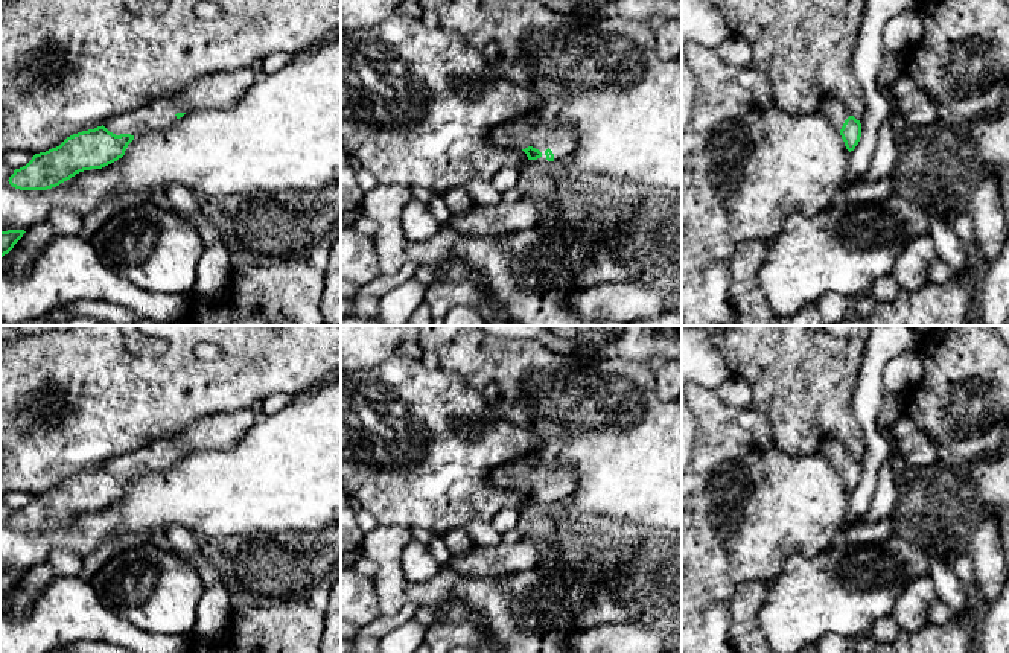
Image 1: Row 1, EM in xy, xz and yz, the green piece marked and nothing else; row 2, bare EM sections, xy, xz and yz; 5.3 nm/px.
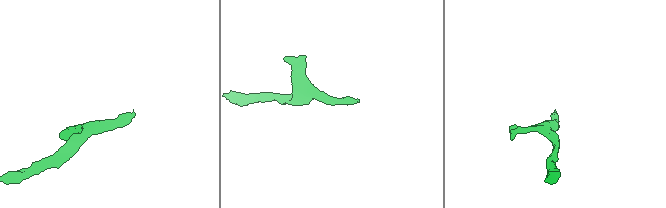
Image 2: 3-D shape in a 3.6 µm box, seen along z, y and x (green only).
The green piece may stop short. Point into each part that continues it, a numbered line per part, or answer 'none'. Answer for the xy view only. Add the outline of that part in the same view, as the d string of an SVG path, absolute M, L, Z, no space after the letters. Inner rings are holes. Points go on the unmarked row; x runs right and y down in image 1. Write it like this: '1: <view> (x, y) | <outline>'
1: xy (221, 431) | M247 406L234 413L205 417L173 437L157 440L131 454L116 457L107 461L103 467L116 476L131 475L137 478L170 467L177 461L177 454L227 451L247 434L257 416L251 406Z

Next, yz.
1: yz (833, 449) | M826 438L822 446L820 452L829 460L834 469L840 473L845 461L852 457L848 449L836 438Z

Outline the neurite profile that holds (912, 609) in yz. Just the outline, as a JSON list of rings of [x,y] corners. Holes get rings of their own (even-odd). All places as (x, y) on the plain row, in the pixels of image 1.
[[[930,575],[913,578],[893,606],[893,618],[904,632],[918,632],[930,623],[930,606],[936,589]]]

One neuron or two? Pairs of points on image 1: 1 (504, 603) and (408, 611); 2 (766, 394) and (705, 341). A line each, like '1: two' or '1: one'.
1: two
2: two

